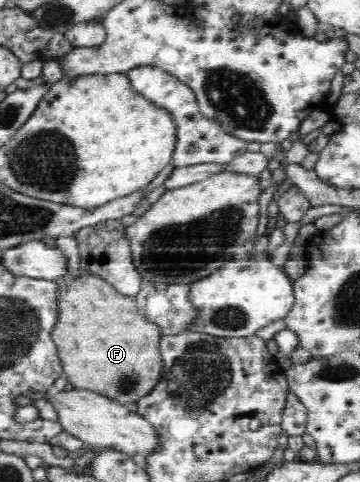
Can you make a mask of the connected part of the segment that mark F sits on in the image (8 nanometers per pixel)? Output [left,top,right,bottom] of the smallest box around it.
[53,276,166,404]

